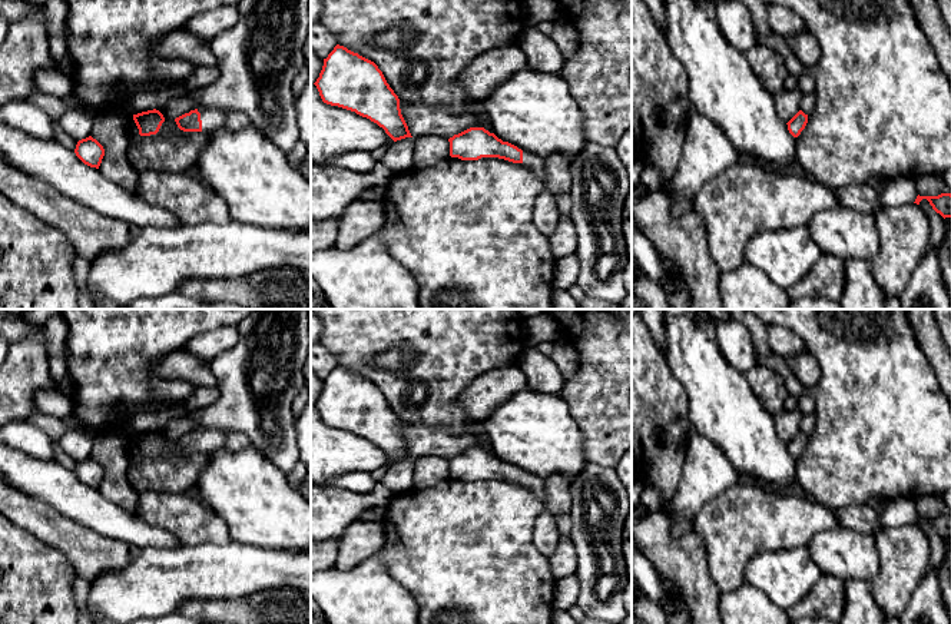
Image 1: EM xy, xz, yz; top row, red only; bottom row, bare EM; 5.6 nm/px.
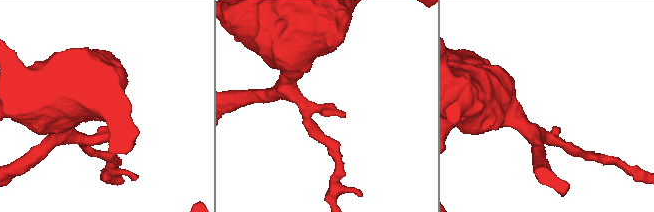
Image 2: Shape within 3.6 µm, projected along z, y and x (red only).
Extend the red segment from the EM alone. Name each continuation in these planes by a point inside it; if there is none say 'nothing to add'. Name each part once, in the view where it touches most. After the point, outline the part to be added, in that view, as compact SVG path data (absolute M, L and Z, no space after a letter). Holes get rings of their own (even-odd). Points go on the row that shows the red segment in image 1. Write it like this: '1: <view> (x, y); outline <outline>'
1: xy (212, 118); outline M199 107L202 120L202 132L213 132L219 127L223 127L226 123L228 112L216 107Z

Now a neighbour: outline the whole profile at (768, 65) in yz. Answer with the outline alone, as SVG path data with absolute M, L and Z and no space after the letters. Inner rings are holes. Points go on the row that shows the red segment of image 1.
M755 44L745 52L745 56L753 73L772 94L785 89L785 79L792 70L785 64L783 57L778 52Z

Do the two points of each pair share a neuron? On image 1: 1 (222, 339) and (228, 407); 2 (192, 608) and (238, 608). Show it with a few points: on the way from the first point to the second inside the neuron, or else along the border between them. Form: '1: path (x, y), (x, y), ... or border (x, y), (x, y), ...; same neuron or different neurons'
1: border (237, 327), (238, 341), (209, 362); different neurons
2: path (204, 608), (227, 608); same neuron

